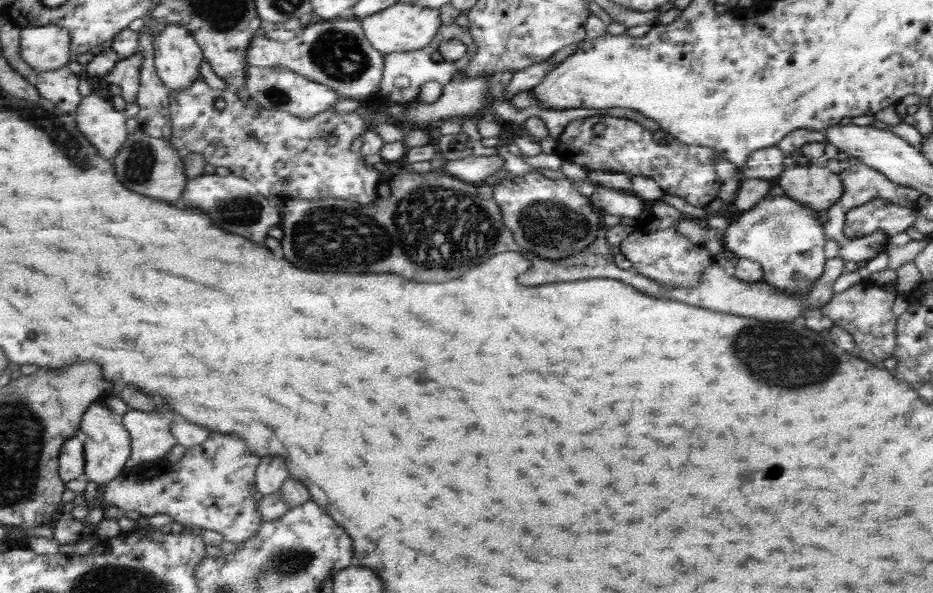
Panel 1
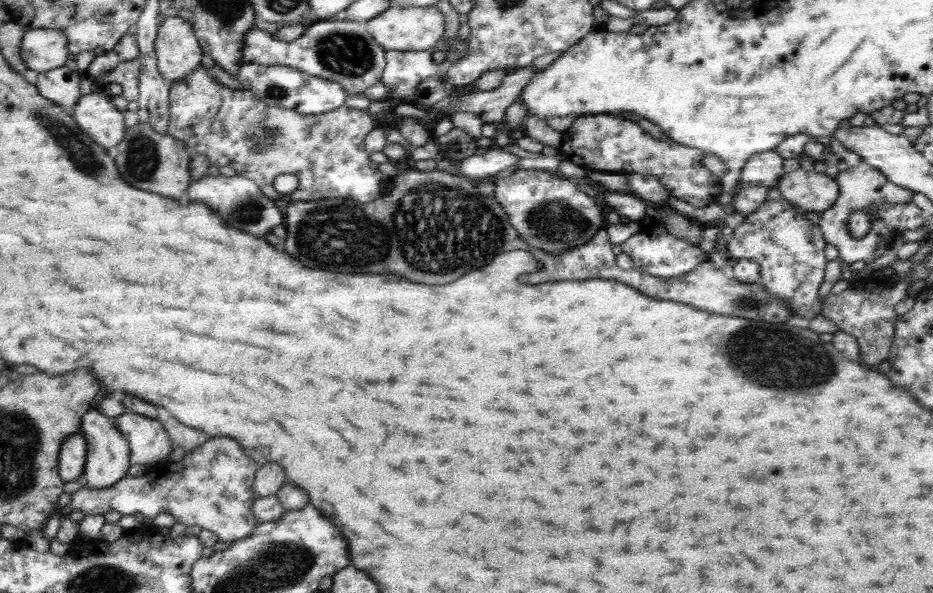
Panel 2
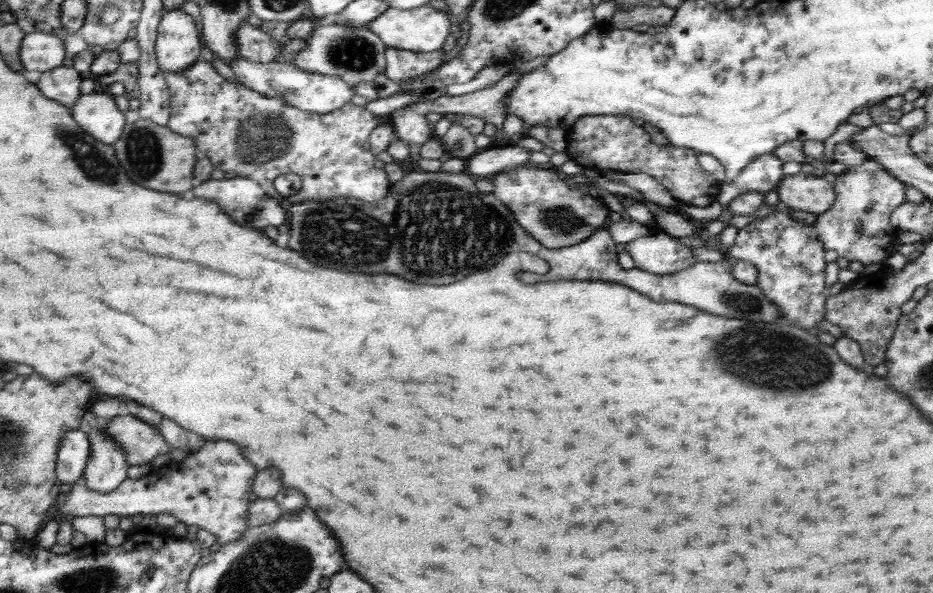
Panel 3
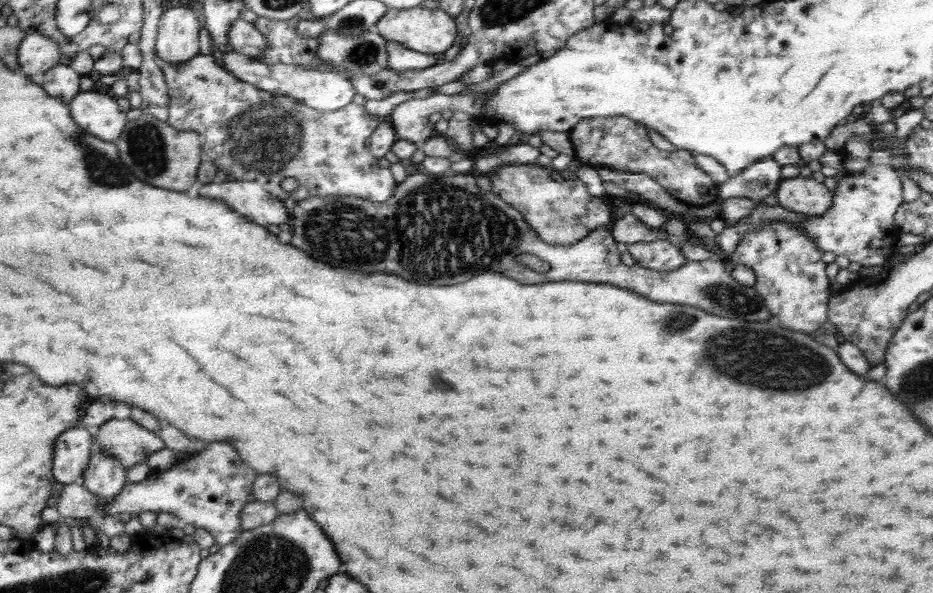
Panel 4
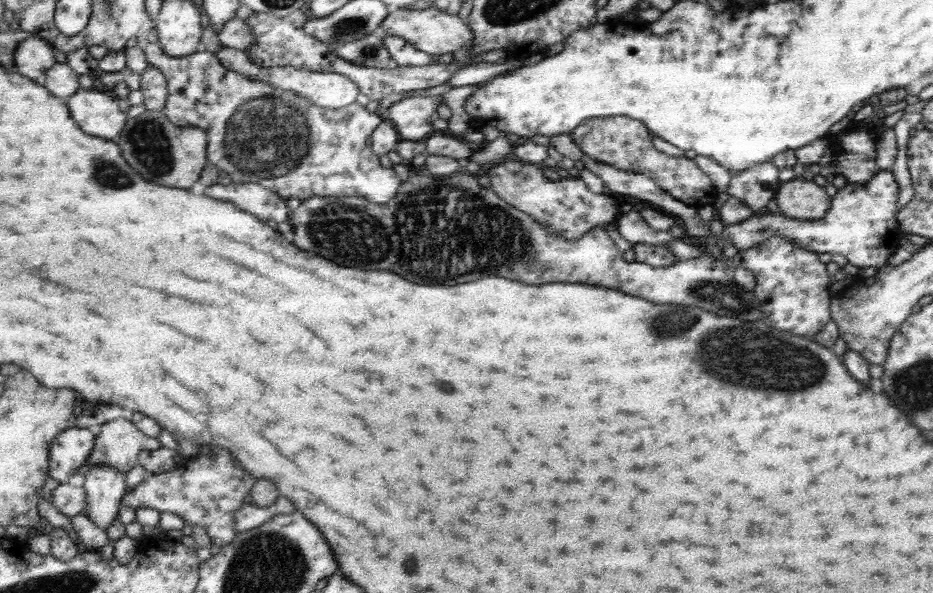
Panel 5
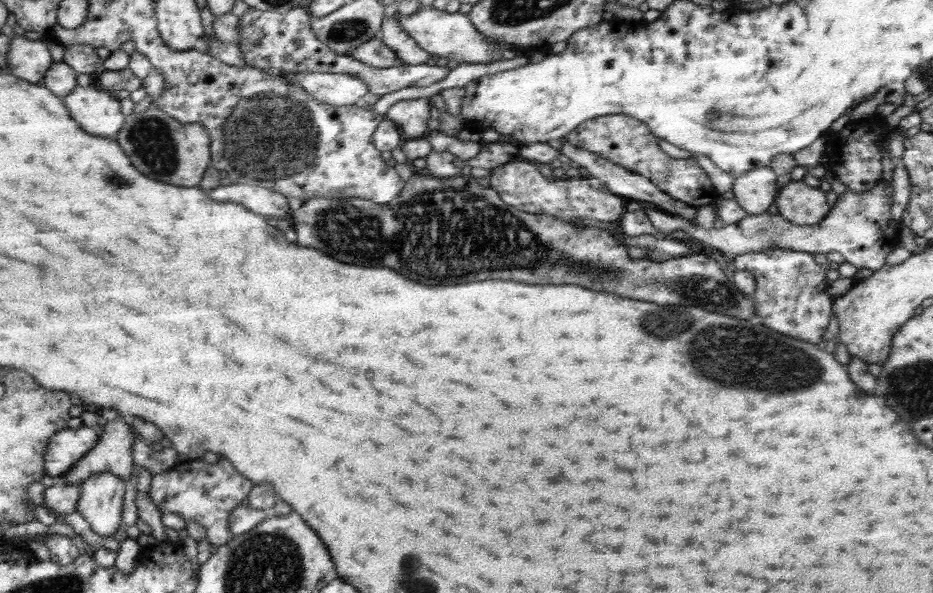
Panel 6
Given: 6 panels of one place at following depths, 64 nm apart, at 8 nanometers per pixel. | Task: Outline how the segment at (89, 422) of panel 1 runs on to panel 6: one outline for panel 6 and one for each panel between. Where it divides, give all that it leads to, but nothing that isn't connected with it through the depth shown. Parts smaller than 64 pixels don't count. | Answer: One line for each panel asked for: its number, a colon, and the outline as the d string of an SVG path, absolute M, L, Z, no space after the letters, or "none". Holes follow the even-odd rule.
2: M95 406L91 412L87 412L87 416L83 418L83 432L81 432L87 442L89 442L89 456L87 456L87 472L85 472L85 484L89 488L95 490L103 490L103 488L113 488L115 484L119 484L125 476L131 464L131 444L127 440L127 436L119 430L117 422L109 416L105 416L103 412L99 412L99 408Z
3: M87 412L85 420L93 428L93 432L89 434L93 452L83 476L83 484L103 494L117 492L117 488L121 488L127 480L127 470L131 466L127 462L127 452L119 442L113 440L113 436L107 434L107 426L103 426L101 418Z
4: M93 454L91 466L83 478L91 492L101 496L105 502L113 502L127 486L127 468L111 454Z
5: M95 466L87 470L83 488L89 494L87 516L91 516L103 530L109 528L127 496L125 474L111 466Z
6: M97 474L83 482L79 512L91 522L95 532L113 538L123 522L125 482L113 474Z

